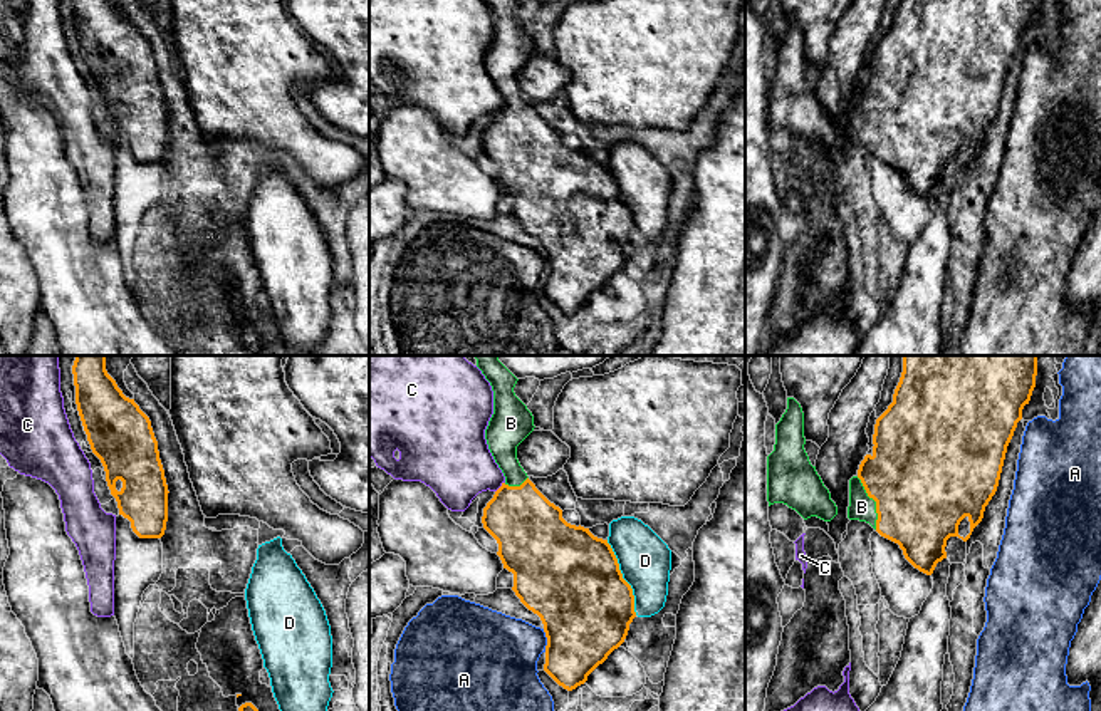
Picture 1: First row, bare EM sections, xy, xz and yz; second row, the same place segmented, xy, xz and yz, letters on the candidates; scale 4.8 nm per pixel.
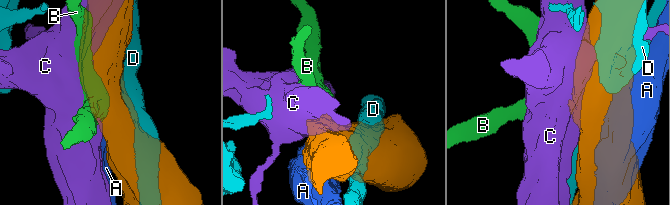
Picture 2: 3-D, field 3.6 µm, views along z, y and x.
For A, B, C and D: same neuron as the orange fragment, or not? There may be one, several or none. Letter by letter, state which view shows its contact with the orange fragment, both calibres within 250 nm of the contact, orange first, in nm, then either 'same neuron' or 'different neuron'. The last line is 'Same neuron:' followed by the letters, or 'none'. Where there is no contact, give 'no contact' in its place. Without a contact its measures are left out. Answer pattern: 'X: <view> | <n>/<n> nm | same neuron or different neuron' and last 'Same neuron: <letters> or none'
A: xz | 440/380 nm | different neuron
B: yz | 500/120 nm | same neuron
C: xz | 320/340 nm | different neuron
D: xz | 480/260 nm | different neuron
Same neuron: B

